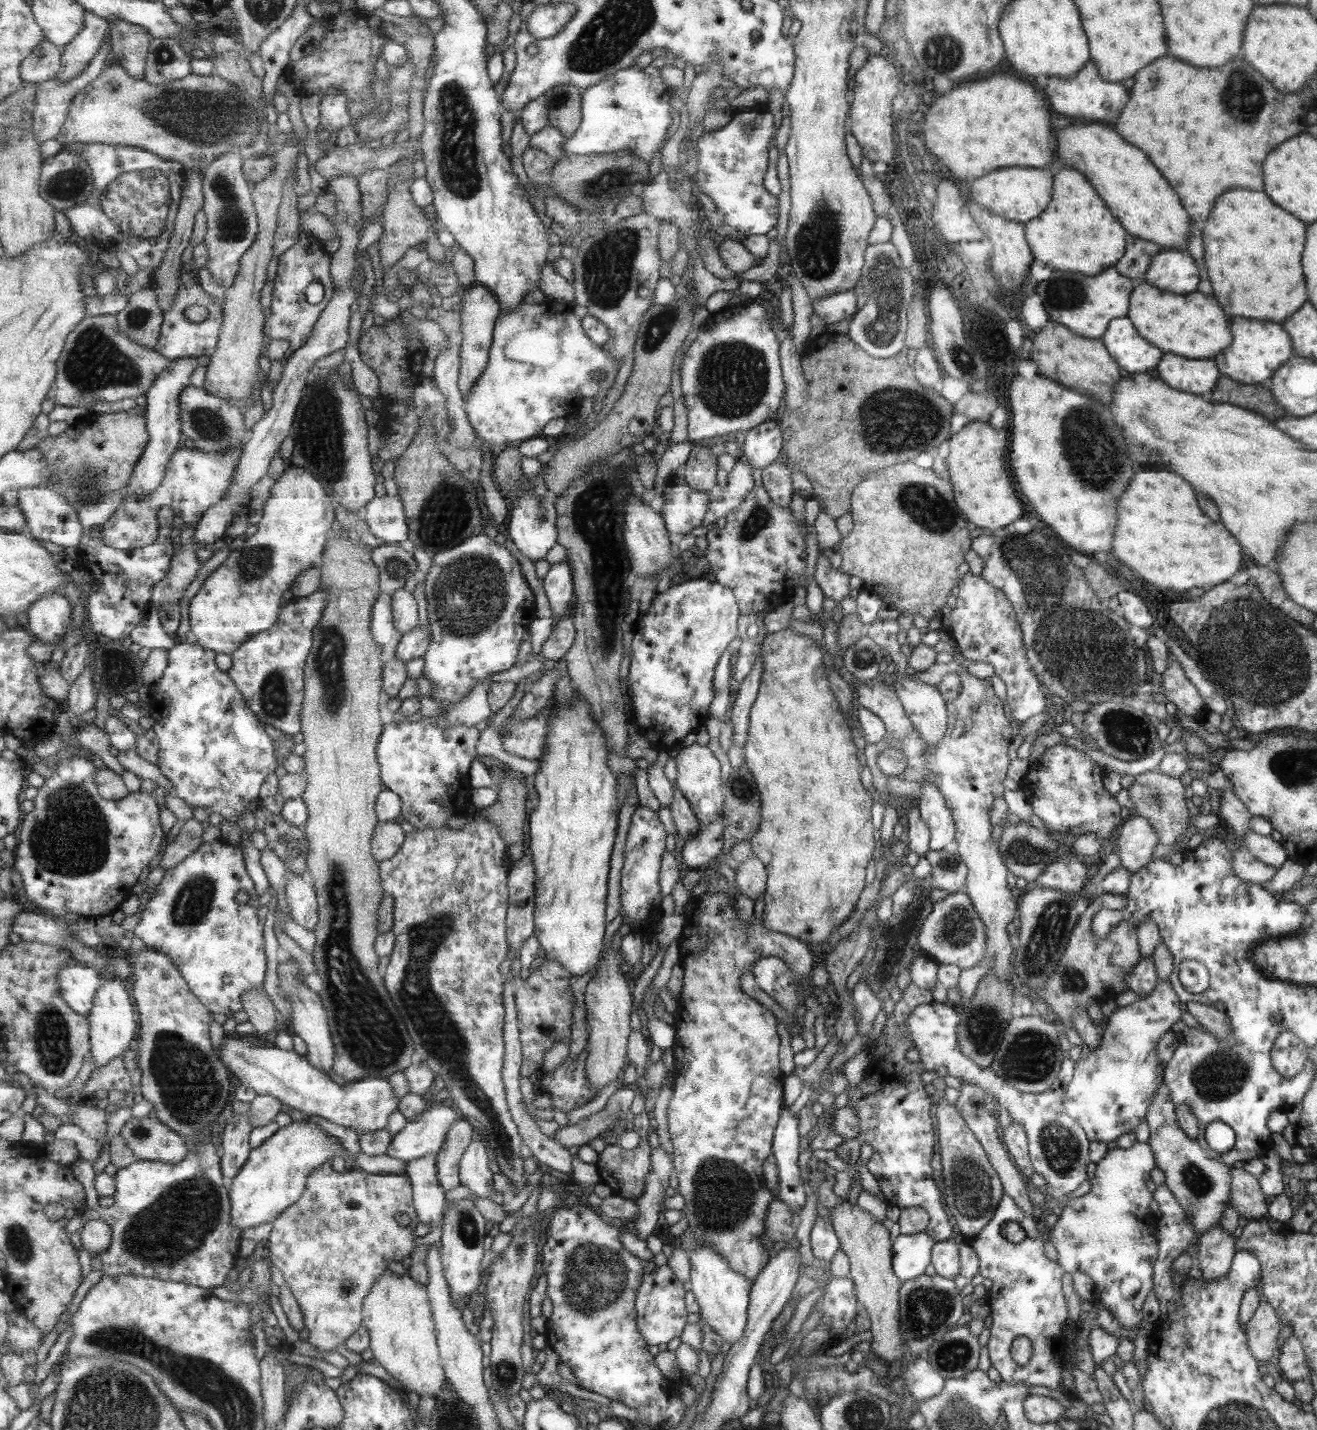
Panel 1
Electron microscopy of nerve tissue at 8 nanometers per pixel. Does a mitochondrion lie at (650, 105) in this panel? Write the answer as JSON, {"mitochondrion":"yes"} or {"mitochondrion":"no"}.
{"mitochondrion":"no"}

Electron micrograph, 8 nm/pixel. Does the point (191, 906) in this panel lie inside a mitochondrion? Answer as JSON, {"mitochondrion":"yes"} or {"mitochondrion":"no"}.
{"mitochondrion":"yes"}

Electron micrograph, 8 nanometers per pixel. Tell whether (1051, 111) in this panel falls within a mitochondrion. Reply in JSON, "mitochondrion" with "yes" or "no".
{"mitochondrion":"no"}

